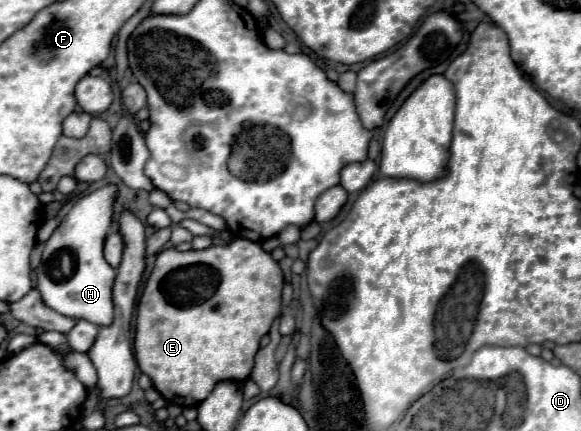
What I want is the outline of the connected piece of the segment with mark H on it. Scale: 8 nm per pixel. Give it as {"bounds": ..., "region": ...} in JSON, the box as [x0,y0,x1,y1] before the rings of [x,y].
{"bounds":[37,185,117,327],"region":[[[105,185],[85,197],[81,197],[73,209],[65,215],[61,225],[53,231],[49,237],[47,245],[51,243],[53,247],[47,249],[75,249],[75,267],[73,275],[67,279],[55,279],[51,277],[45,267],[37,269],[37,289],[53,311],[73,317],[73,319],[87,319],[95,325],[107,327],[113,323],[113,299],[111,299],[111,289],[115,281],[115,269],[103,259],[103,241],[109,233],[111,217],[113,217],[113,199],[117,195],[115,185]]]}

